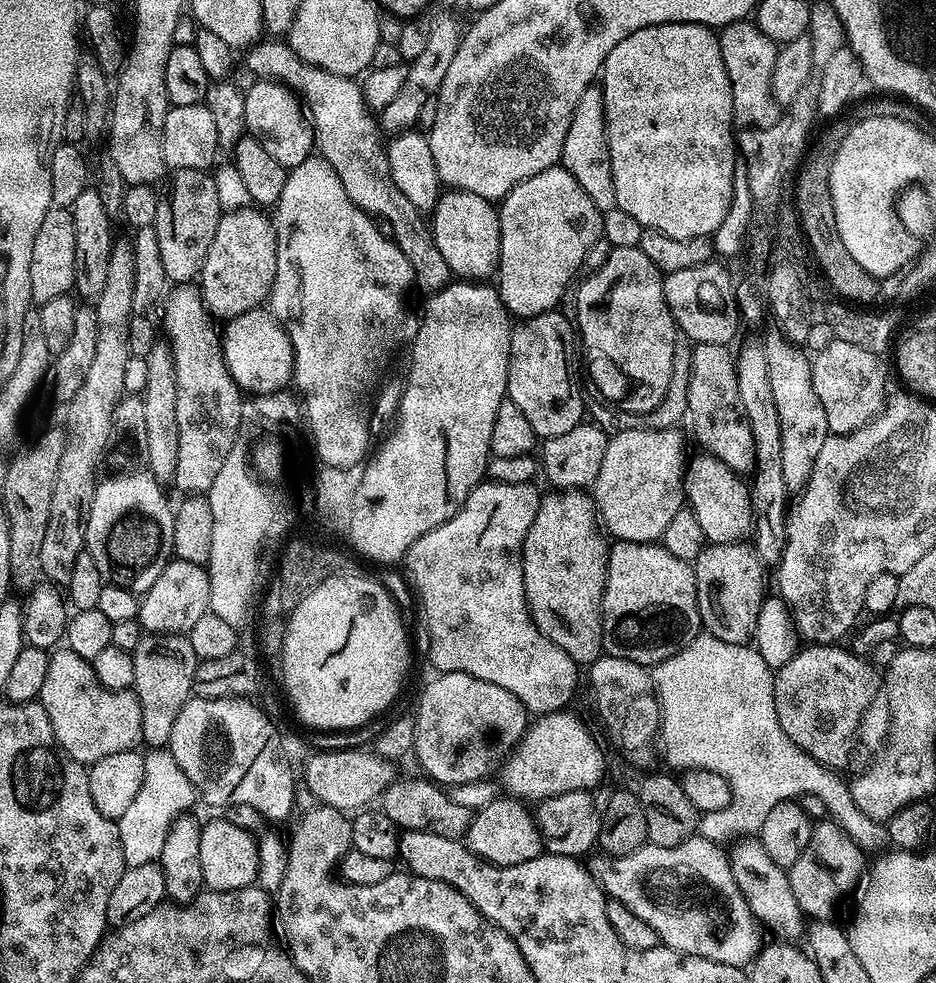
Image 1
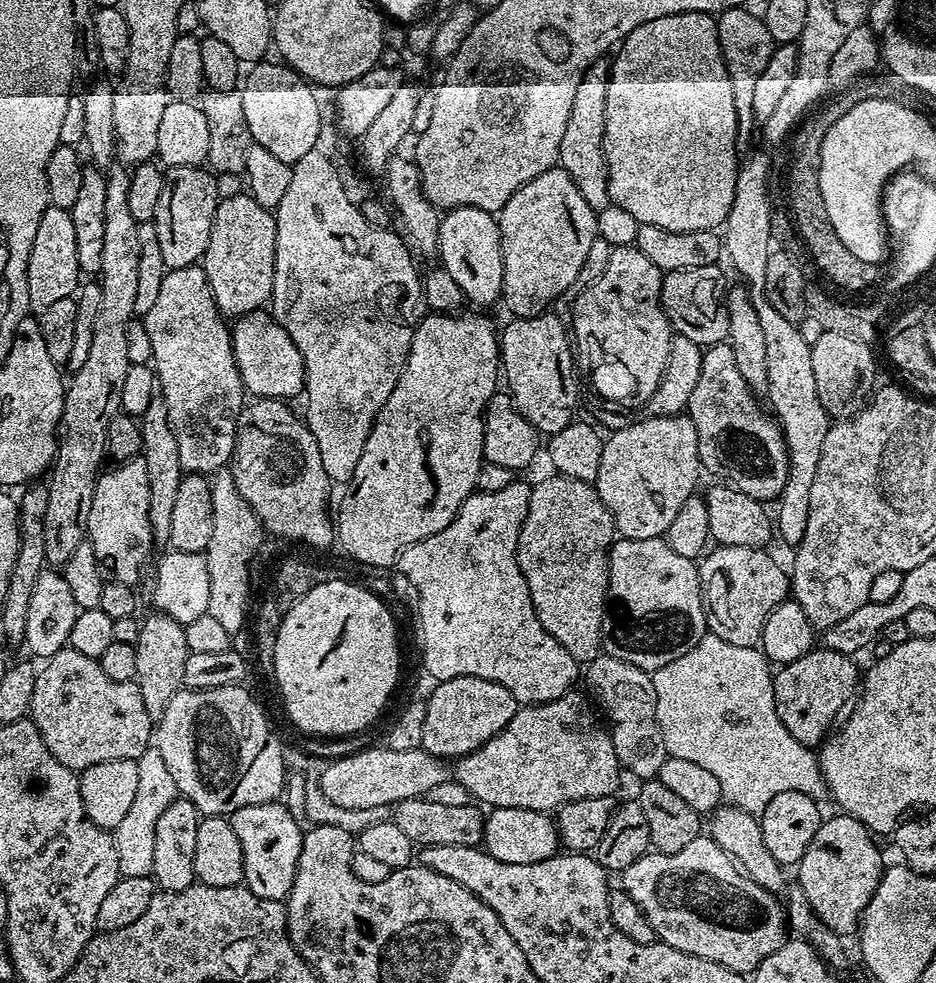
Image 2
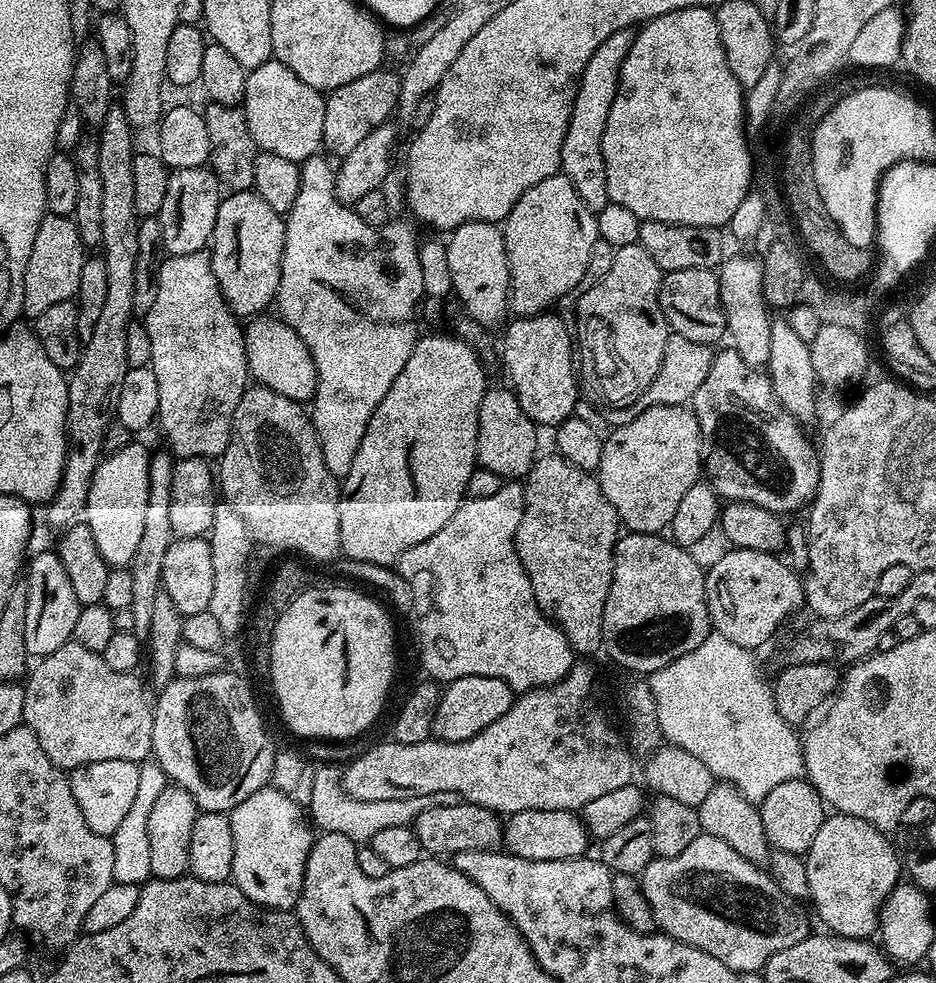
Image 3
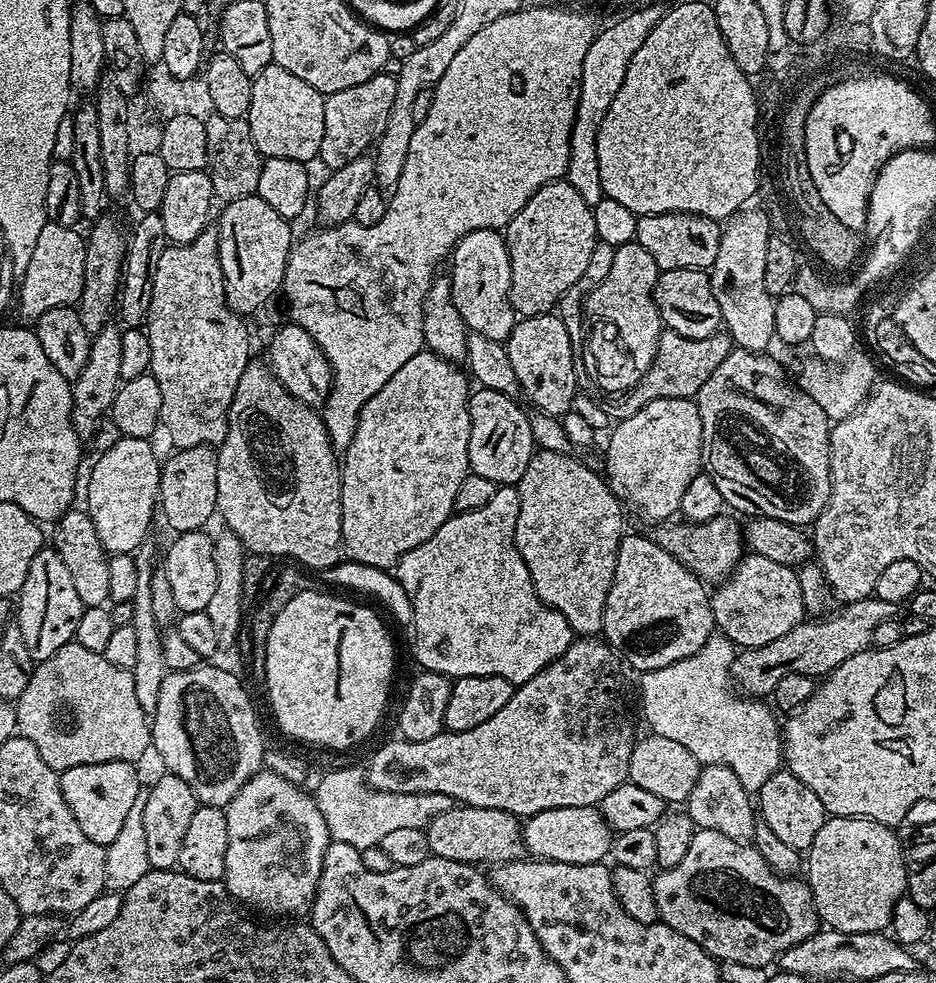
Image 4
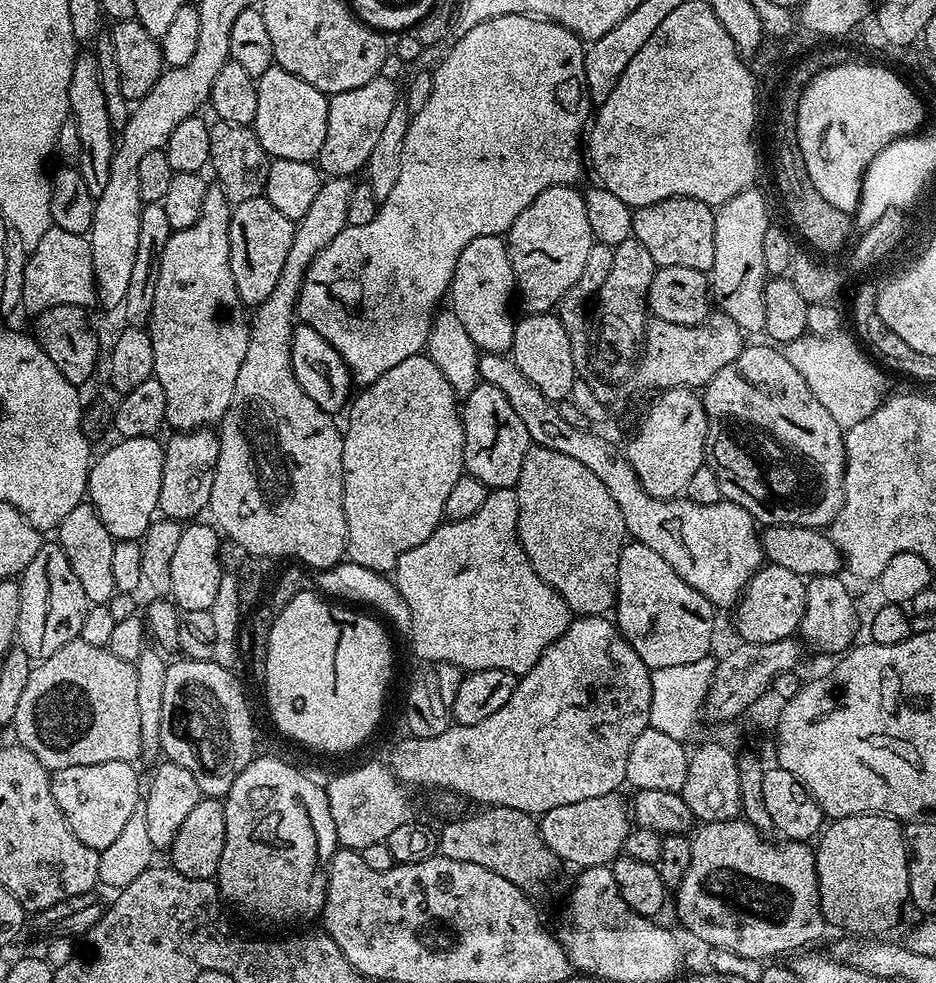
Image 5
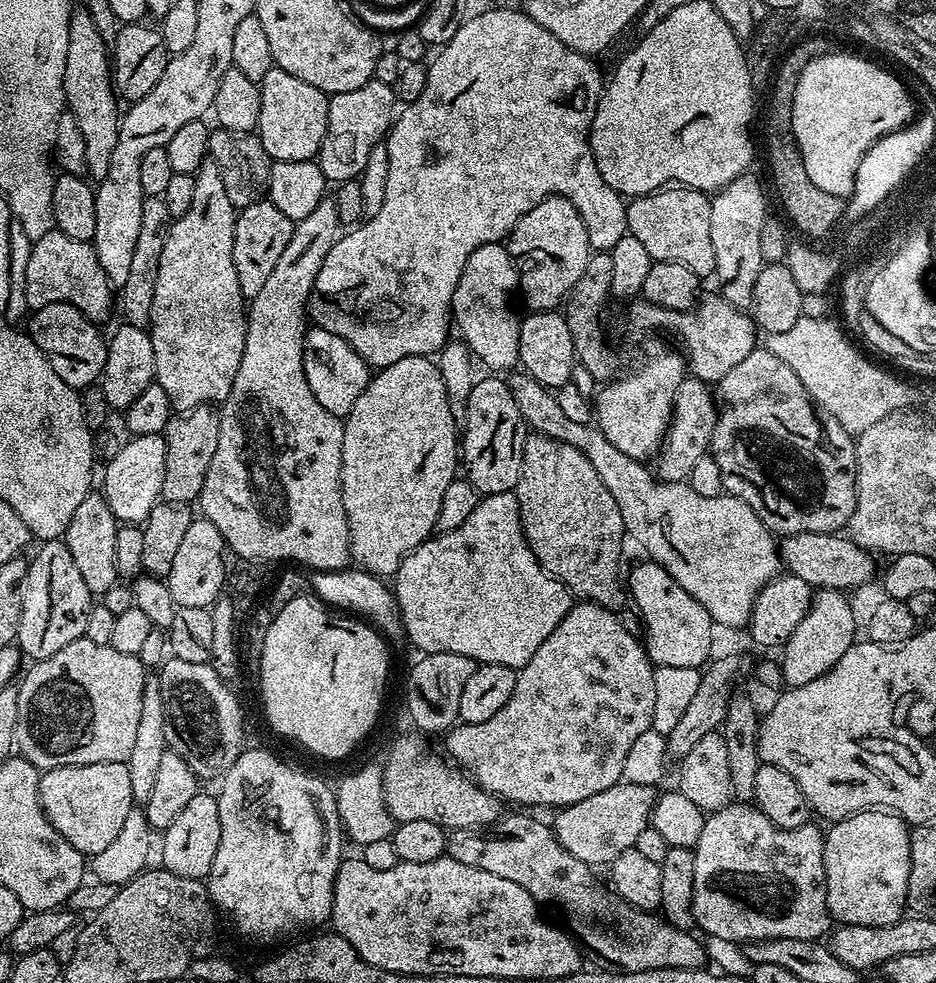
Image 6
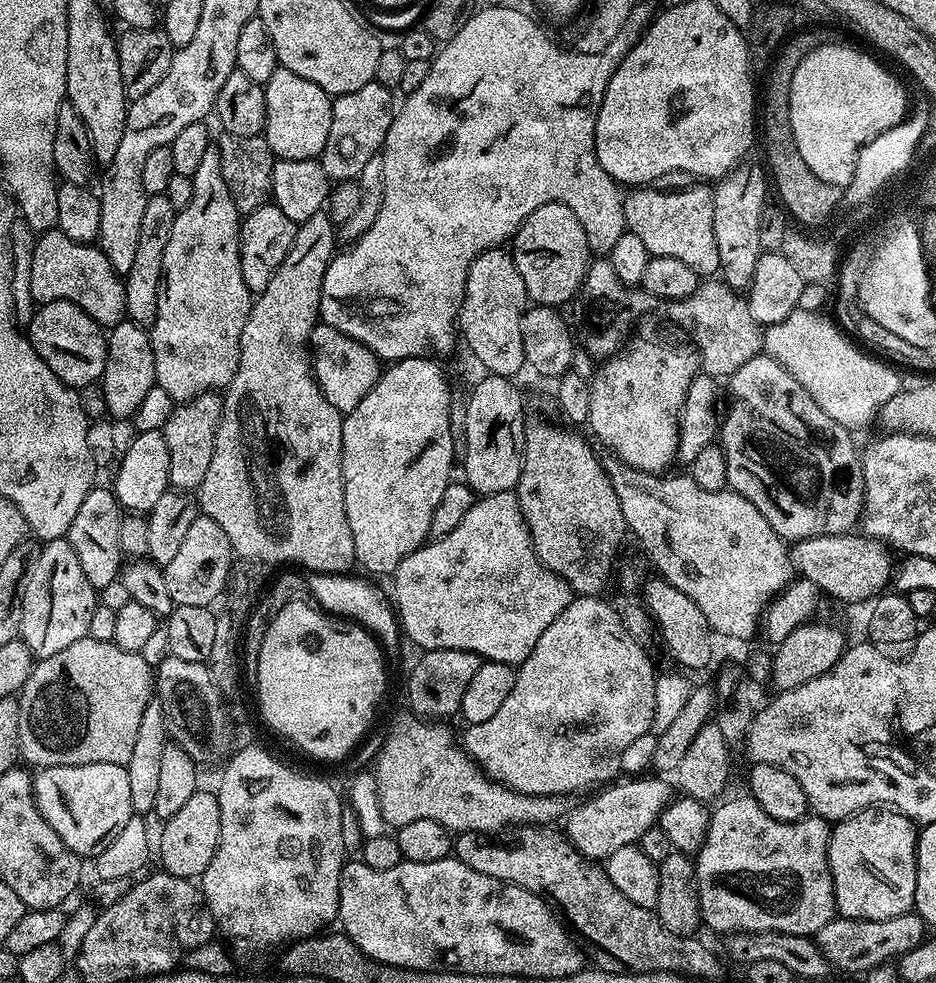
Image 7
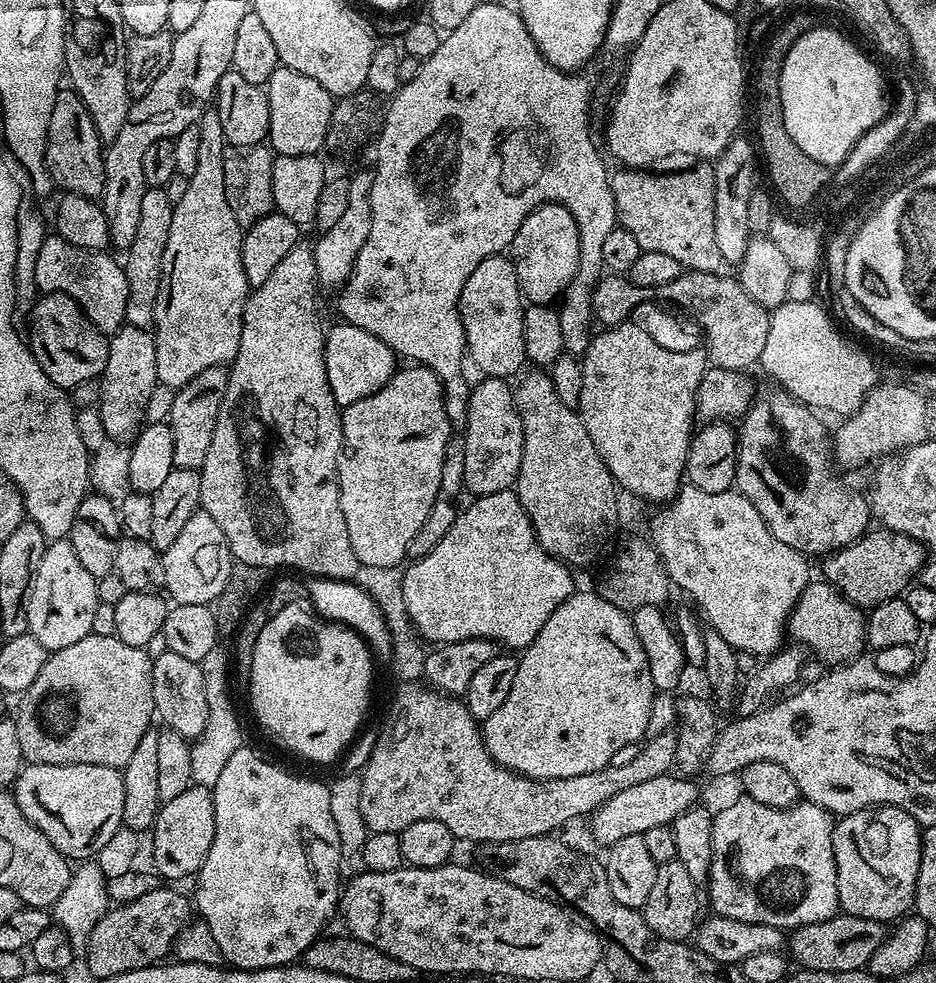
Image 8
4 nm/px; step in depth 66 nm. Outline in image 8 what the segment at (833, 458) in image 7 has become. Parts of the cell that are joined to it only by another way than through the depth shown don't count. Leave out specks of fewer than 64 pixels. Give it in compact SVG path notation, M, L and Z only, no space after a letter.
M771 387L739 421L735 487L748 499L750 506L762 514L762 522L766 522L770 534L774 534L778 542L786 542L786 546L809 557L820 558L845 548L869 531L870 504L839 476L839 471L831 472L831 468L834 468L834 444L830 432L824 429L823 422L816 417L819 415L807 404L799 403L784 388Z

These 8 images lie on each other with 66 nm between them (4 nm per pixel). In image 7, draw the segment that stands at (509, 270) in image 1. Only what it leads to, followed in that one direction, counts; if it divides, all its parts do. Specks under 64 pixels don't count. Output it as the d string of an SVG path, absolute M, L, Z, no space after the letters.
M565 204L538 206L516 231L510 241L510 251L522 282L526 282L528 299L533 305L561 306L580 291L580 283L590 263L586 230L574 218L574 210Z

